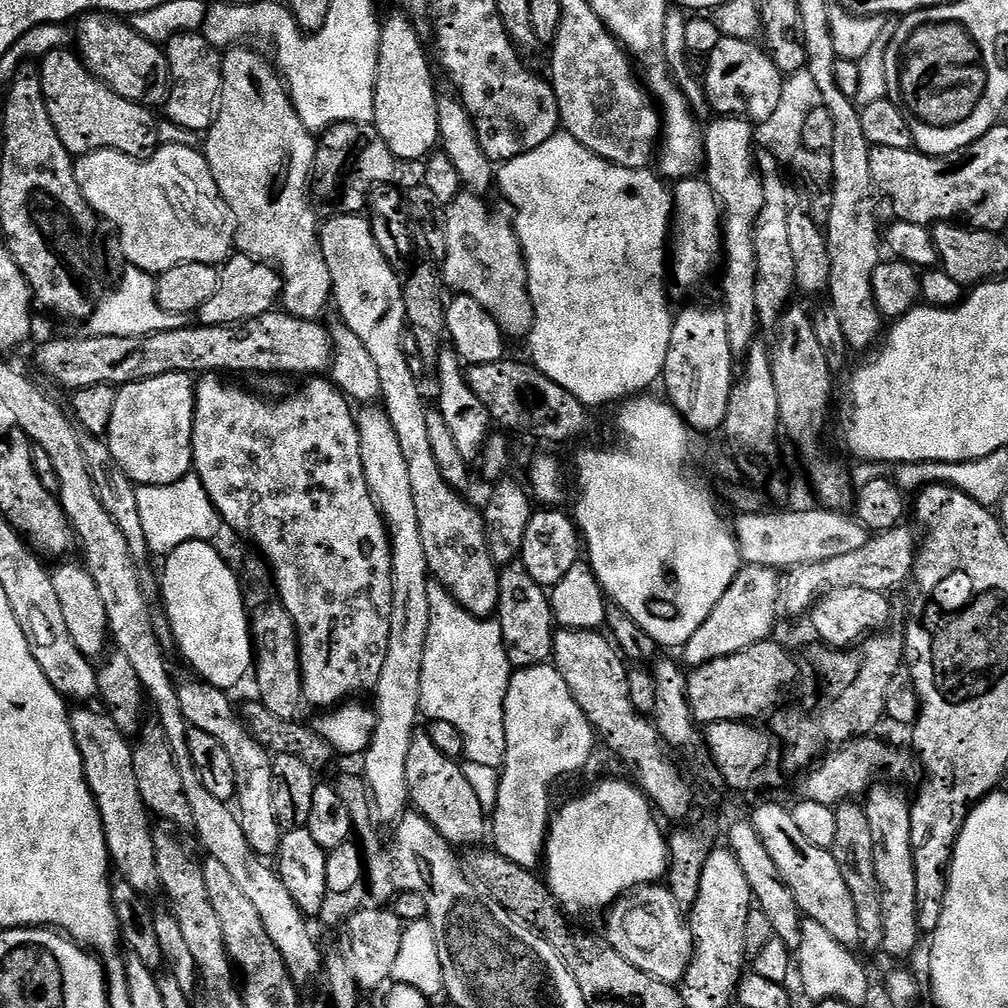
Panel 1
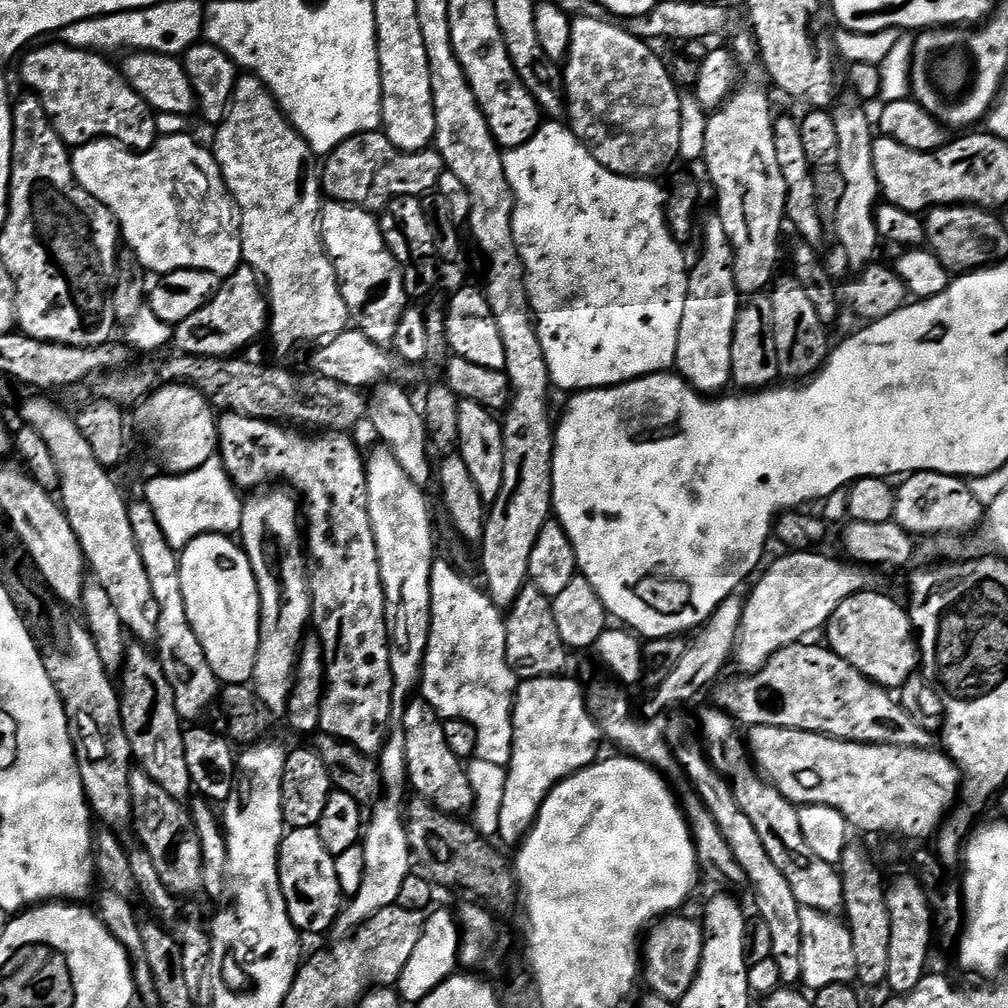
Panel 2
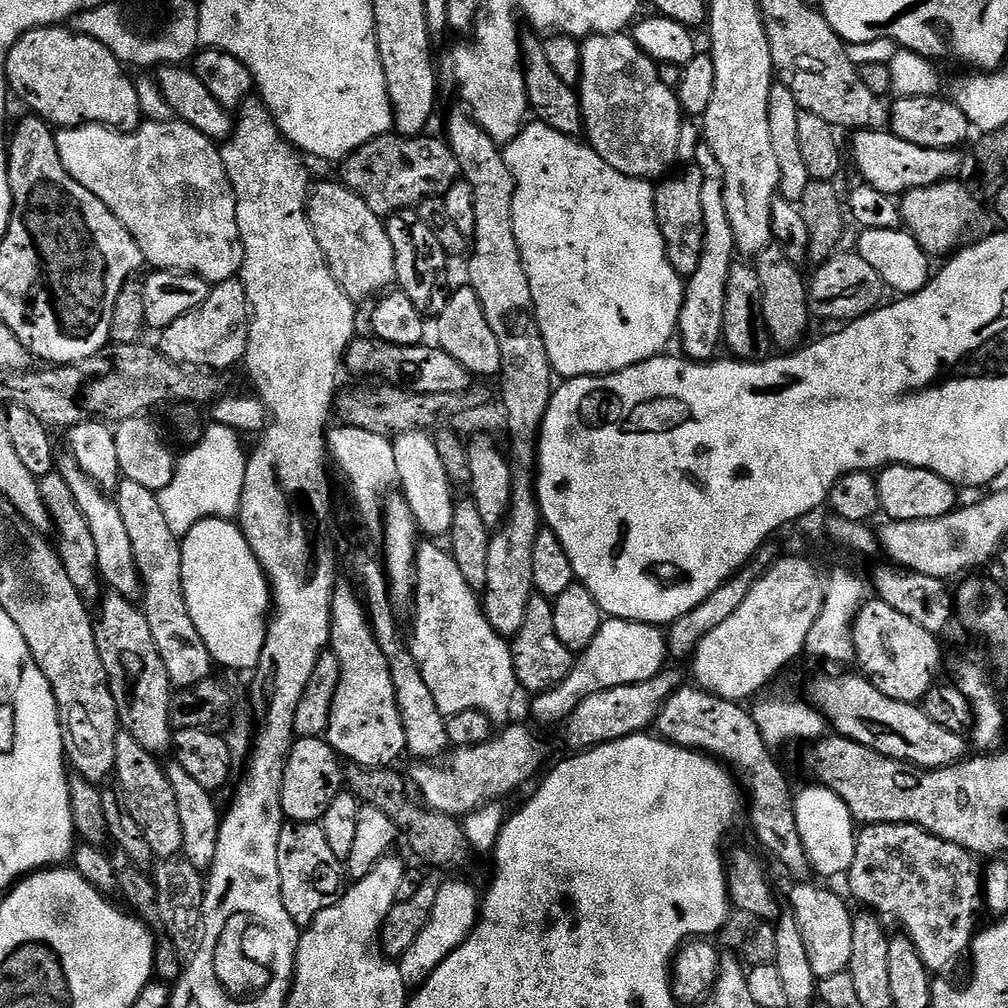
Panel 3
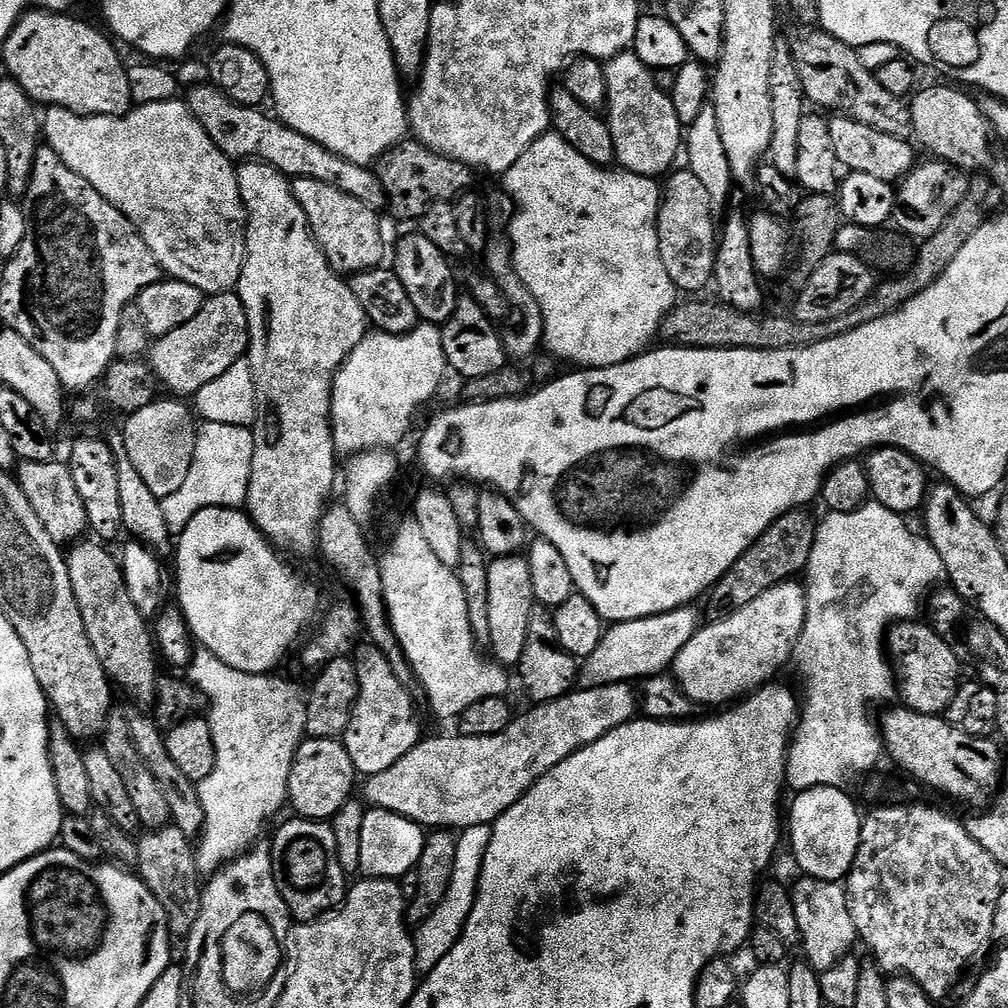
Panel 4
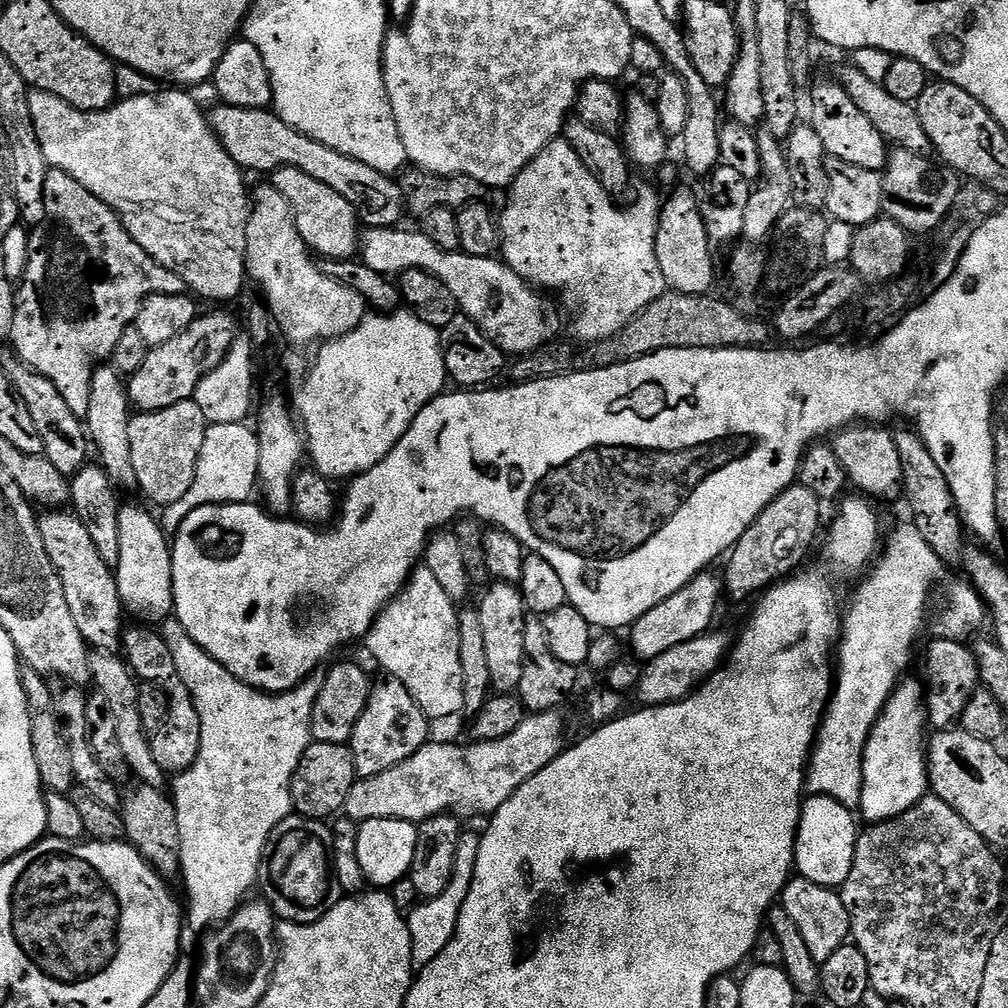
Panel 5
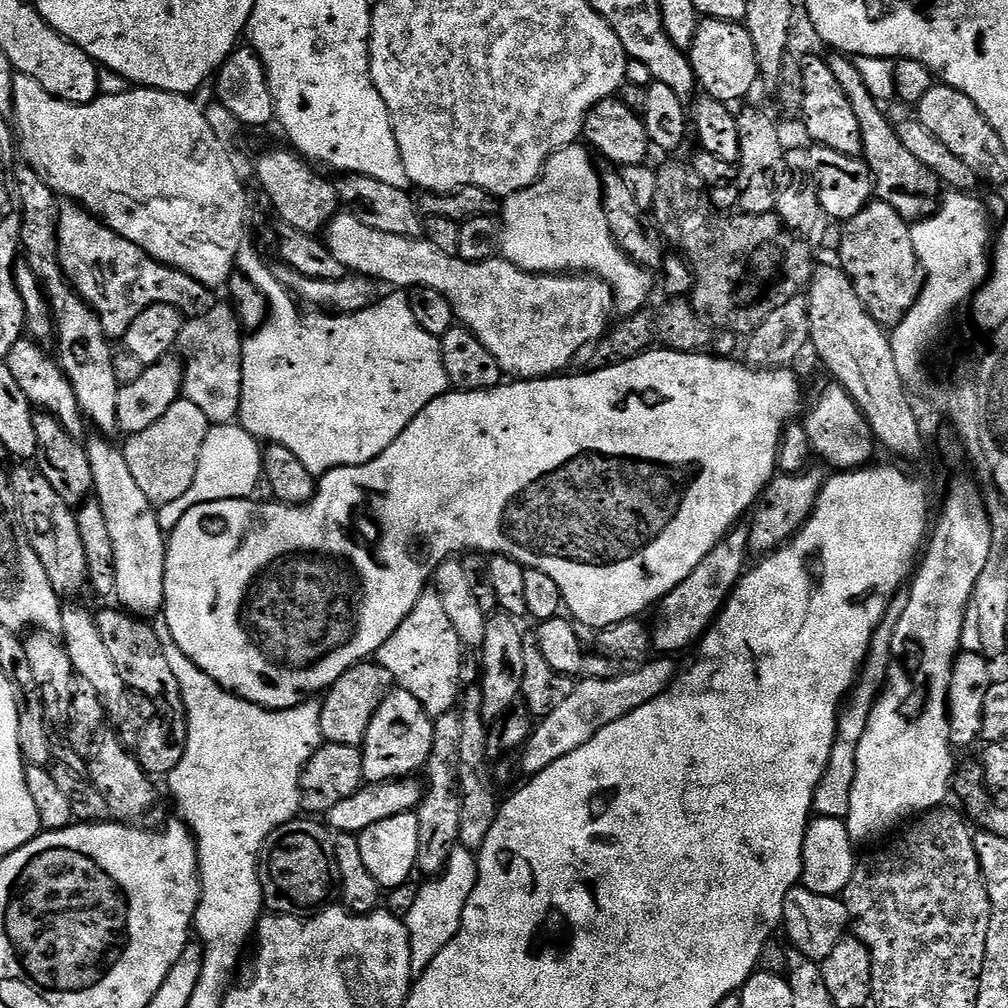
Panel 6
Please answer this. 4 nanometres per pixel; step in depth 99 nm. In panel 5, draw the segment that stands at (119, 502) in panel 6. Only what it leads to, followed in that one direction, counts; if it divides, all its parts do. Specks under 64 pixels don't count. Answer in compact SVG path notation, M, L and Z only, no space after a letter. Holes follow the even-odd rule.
M134 504L121 505L119 512L119 537L121 539L121 553L119 565L114 569L120 600L123 601L125 613L132 619L138 619L142 624L154 626L171 617L175 611L173 602L173 572L172 556L169 539L159 521L140 506Z

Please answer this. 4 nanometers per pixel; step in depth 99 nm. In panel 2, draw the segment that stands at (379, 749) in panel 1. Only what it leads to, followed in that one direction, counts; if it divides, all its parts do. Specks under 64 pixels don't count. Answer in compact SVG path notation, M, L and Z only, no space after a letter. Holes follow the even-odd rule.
M376 446L372 453L367 454L364 466L364 497L368 503L368 517L374 534L380 582L384 591L384 621L392 675L392 706L396 710L403 709L413 693L419 689L432 617L430 570L433 560L437 559L438 552L436 552L436 540L432 537L432 512L428 509L428 502L423 492L424 490L408 477L406 470L398 466L398 458L394 458L389 448ZM393 731L387 737L384 748L378 753L378 769L382 795L371 805L372 817L369 820L367 817L366 827L362 832L362 847L365 854L364 877L361 880L361 888L343 905L340 915L336 918L334 928L340 934L348 934L359 928L371 916L378 914L378 910L393 907L398 898L398 890L402 890L402 882L414 868L414 857L412 849L408 846L405 820L404 788L406 792L409 783L403 731Z

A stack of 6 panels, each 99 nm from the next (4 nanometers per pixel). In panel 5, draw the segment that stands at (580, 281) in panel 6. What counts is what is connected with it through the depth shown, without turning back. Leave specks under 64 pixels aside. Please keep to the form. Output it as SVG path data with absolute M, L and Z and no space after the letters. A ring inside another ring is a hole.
M404 226L368 228L363 233L358 256L370 270L378 270L378 274L389 278L415 268L434 274L434 278L441 280L446 290L454 294L457 309L469 316L506 354L513 352L513 357L519 358L535 348L543 348L549 339L544 300L540 297L543 295L499 259L470 256L463 250L447 252L434 246L426 234L418 230L407 232Z

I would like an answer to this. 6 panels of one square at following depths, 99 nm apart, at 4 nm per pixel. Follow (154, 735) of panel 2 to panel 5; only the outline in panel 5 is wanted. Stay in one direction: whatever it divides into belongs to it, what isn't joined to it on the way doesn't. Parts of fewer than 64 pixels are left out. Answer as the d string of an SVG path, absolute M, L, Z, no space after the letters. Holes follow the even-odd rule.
M48 510L44 514L39 517L42 546L46 546L46 554L50 554L50 562L54 562L58 578L62 578L62 594L66 594L66 606L70 606L74 626L78 626L82 638L93 649L115 653L121 647L126 627L115 571L102 562L102 554L98 554L79 516L68 510Z

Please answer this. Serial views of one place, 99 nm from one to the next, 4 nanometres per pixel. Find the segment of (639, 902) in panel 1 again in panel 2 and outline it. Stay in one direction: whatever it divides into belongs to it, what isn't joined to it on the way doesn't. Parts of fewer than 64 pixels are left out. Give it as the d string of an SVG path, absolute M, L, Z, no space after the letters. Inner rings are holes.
M669 914L656 921L642 940L642 980L648 983L651 995L679 1002L694 986L694 978L702 962L706 933L699 923L687 920L684 914Z

